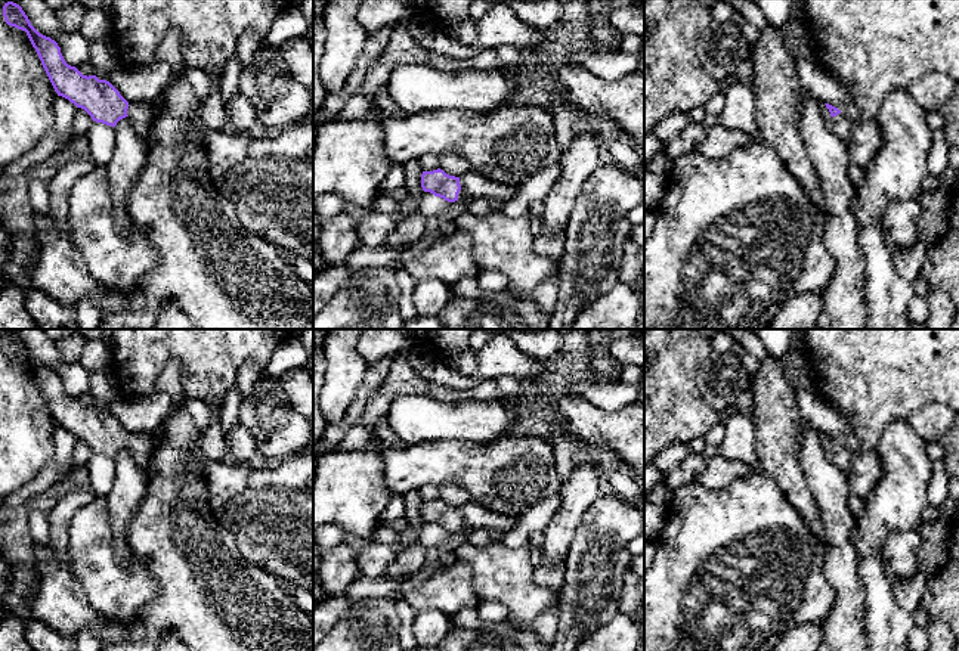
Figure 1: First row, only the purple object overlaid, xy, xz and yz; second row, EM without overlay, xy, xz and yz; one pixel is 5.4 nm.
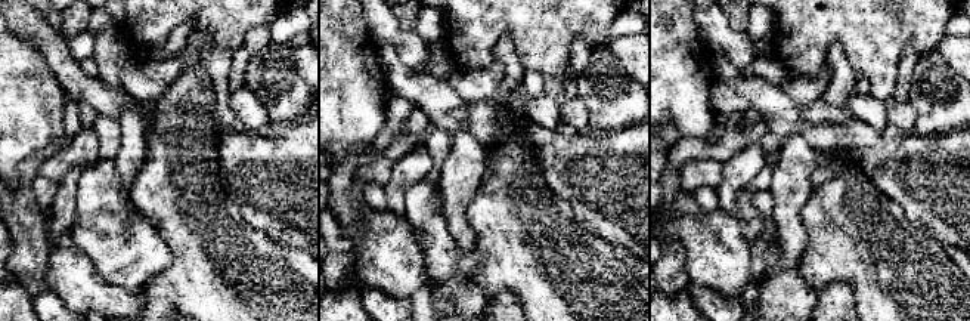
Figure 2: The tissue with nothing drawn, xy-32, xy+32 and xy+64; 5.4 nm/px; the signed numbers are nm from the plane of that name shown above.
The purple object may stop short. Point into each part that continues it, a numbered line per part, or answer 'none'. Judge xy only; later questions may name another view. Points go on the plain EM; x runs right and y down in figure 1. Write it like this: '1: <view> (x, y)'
1: xy (141, 446)

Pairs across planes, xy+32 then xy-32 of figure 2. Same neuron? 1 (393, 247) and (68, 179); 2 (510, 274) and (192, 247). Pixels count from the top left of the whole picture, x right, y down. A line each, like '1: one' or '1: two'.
1: two
2: one

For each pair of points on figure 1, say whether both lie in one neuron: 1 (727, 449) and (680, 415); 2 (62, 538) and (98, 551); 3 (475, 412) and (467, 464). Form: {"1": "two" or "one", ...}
{"1": "two", "2": "two", "3": "two"}

